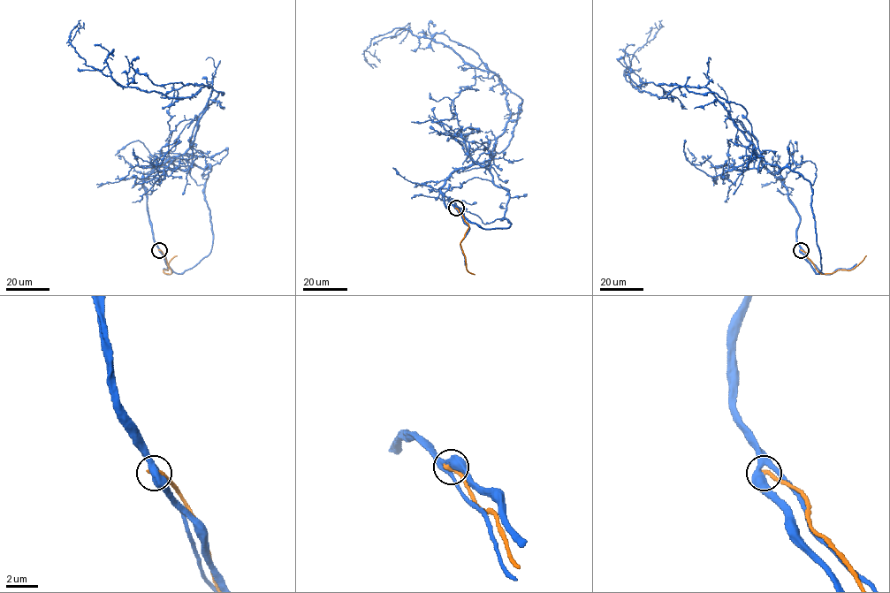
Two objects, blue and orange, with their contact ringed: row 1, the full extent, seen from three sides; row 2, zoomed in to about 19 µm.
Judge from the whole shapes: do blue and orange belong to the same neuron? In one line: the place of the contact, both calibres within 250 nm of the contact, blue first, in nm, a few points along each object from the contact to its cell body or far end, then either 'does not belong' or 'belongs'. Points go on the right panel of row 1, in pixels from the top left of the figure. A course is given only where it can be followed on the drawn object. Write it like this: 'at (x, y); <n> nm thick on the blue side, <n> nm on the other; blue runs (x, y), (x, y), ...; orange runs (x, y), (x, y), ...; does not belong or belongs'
at (801, 250); 480 nm thick on the blue side, 320 nm on the other; blue runs (801, 250), (800, 216), (787, 188), (711, 91), (679, 87), (660, 97), (626, 79), (633, 55), (662, 26); orange runs (801, 249), (822, 274), (853, 269), (866, 255); does not belong

